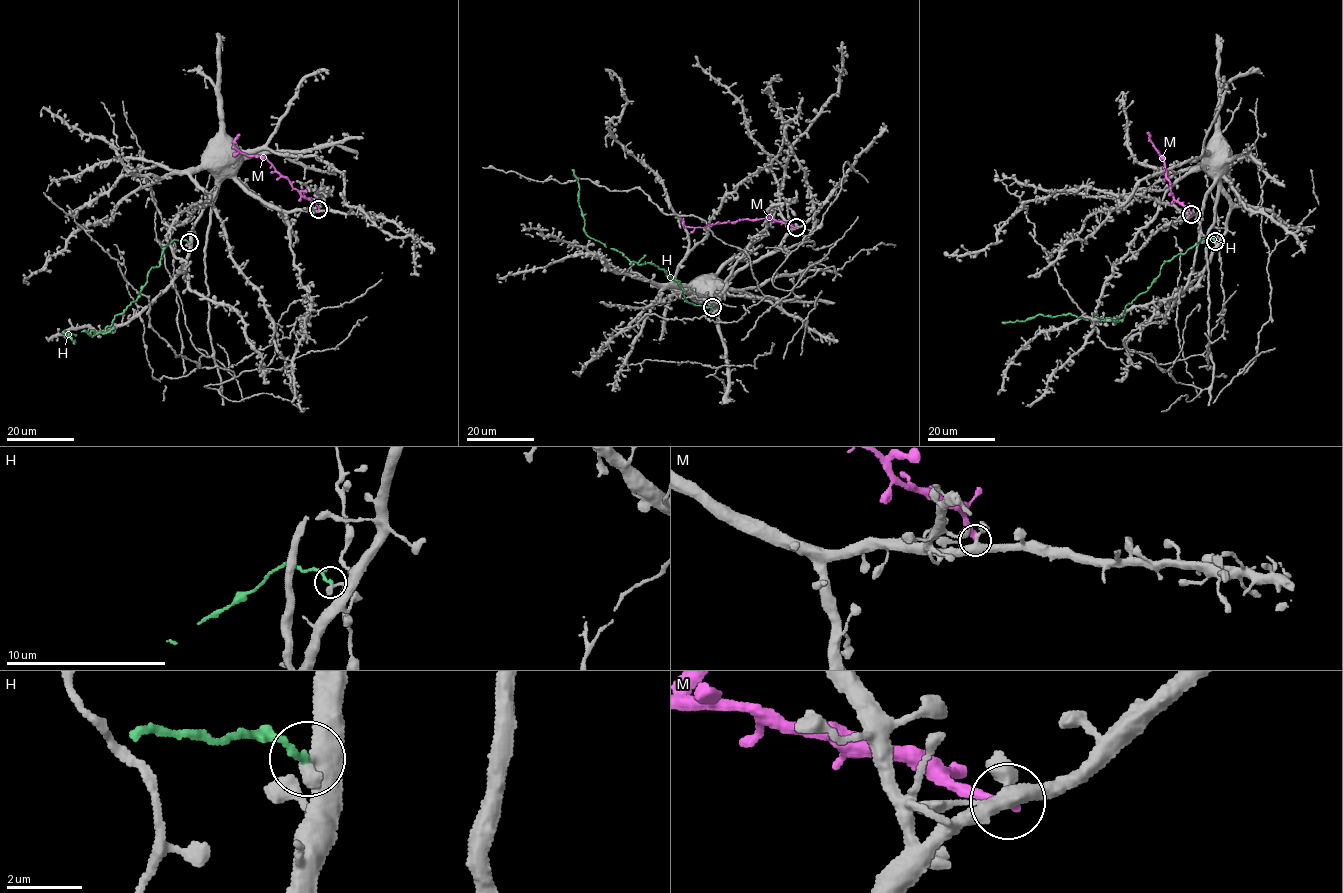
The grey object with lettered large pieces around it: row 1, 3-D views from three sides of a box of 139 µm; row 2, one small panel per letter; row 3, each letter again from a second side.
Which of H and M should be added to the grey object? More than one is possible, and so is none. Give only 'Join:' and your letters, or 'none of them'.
Join: none of them

